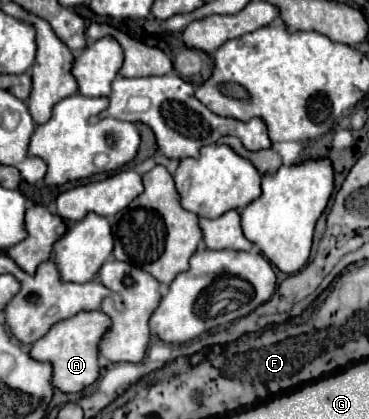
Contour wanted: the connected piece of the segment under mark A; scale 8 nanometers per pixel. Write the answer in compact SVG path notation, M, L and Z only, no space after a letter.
M102 310L78 312L72 318L56 322L40 340L30 348L30 356L40 362L50 362L54 368L52 386L62 392L80 392L98 378L98 344L110 328L110 318Z

